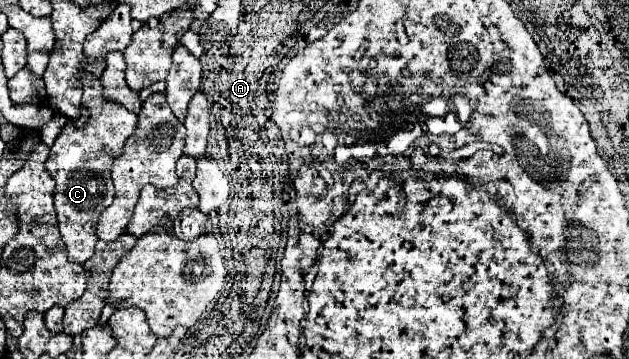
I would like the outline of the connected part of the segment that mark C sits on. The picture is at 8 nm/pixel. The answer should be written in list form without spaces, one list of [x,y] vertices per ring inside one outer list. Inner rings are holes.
[[[82,73],[80,81],[84,87],[82,105],[90,113],[88,121],[82,129],[78,129],[72,121],[68,121],[62,127],[60,135],[56,137],[50,149],[50,157],[46,159],[46,169],[50,177],[56,181],[54,207],[58,215],[60,235],[68,249],[68,259],[76,263],[86,263],[92,257],[94,245],[98,241],[96,237],[98,215],[114,199],[114,187],[110,179],[112,161],[114,157],[118,157],[118,153],[122,153],[122,145],[126,143],[126,137],[134,133],[138,117],[126,107],[118,105],[116,101],[104,97],[102,83],[96,75]]]

